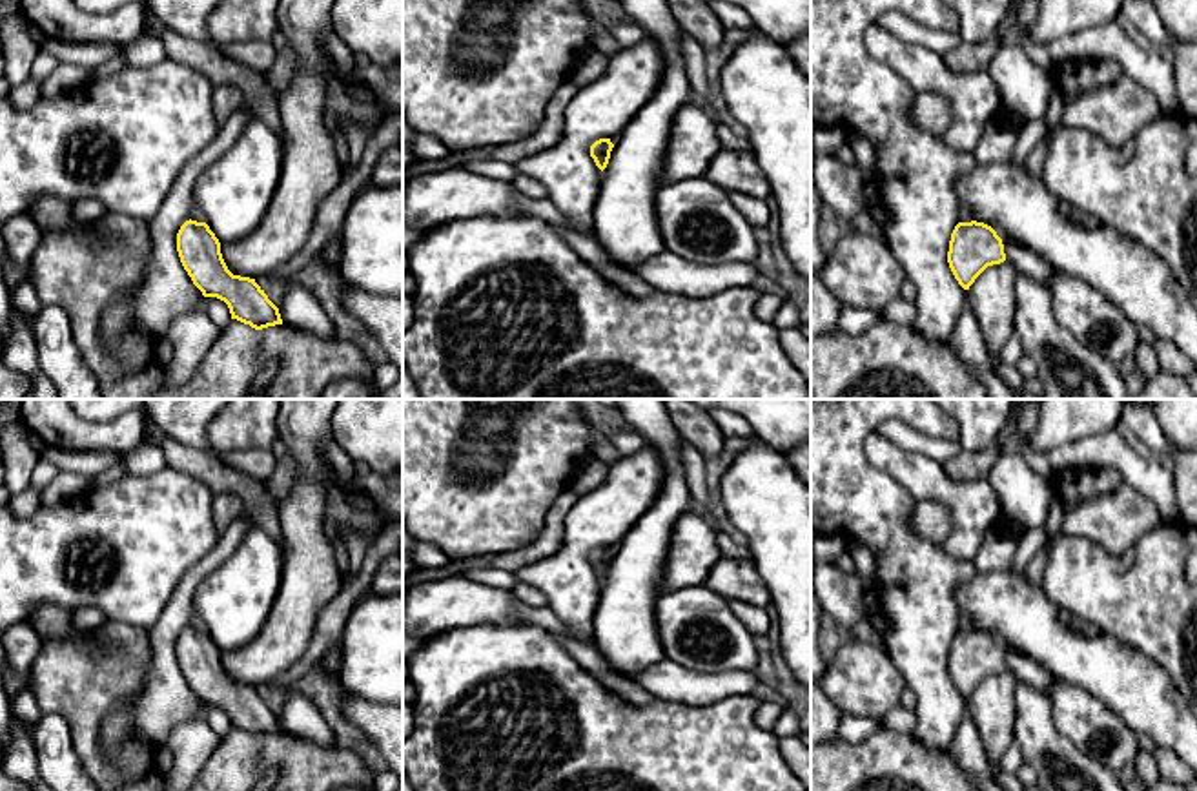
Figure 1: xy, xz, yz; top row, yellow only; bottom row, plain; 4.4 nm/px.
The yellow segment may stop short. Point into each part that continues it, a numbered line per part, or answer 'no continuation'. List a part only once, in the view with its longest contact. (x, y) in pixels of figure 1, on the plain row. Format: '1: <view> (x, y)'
no continuation

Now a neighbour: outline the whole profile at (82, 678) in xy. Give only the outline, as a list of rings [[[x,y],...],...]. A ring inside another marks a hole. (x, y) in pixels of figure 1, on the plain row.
[[[109,622],[89,638],[46,640],[27,676],[40,711],[62,714],[71,727],[75,751],[98,791],[164,791],[157,765],[159,747],[140,736],[129,736],[107,755],[102,745],[102,724],[120,700],[131,698],[149,665],[146,627]]]

